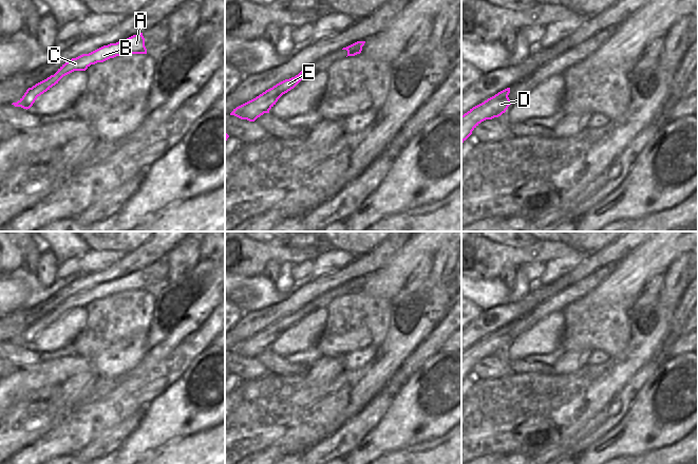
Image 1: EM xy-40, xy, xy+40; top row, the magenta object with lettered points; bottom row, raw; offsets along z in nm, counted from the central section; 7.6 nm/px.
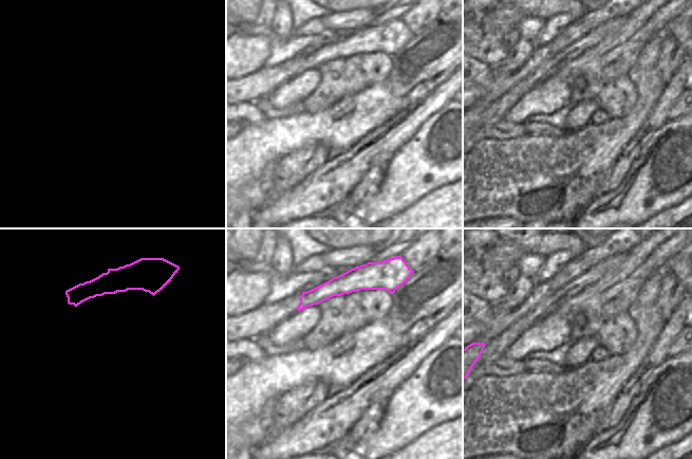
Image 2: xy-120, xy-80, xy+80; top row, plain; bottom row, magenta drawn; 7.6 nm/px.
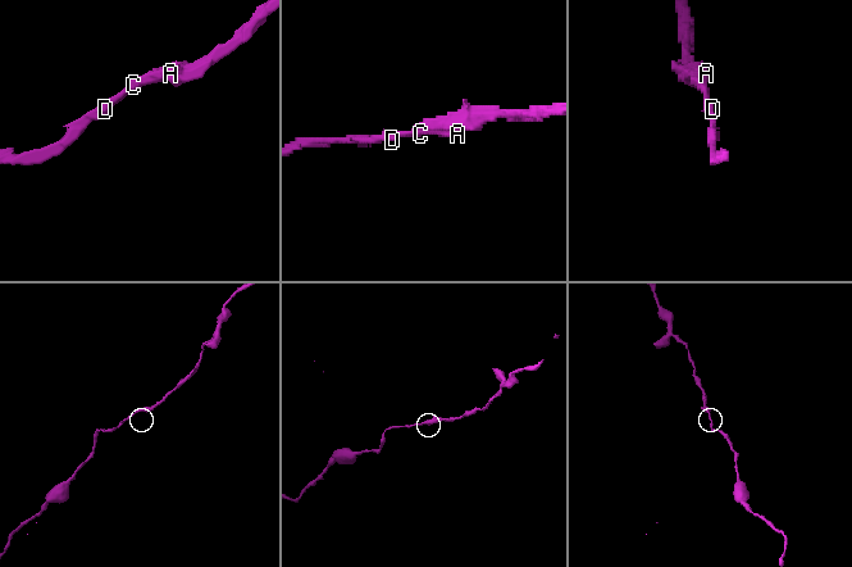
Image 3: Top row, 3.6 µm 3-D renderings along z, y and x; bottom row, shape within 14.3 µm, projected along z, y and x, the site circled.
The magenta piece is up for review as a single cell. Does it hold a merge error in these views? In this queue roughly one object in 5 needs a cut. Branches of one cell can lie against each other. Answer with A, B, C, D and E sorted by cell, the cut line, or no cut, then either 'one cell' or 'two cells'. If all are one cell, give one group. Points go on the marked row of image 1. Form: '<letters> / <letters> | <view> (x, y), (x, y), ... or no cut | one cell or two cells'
A B C D E | no cut | one cell

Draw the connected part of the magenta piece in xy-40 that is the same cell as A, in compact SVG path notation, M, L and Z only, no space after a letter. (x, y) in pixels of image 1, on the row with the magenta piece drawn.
M143 33L133 35L116 43L103 45L89 54L82 54L76 58L72 58L62 64L54 75L29 88L24 95L12 105L27 110L33 106L38 96L58 83L63 76L74 71L86 71L91 64L103 62L110 58L125 54L147 54Z

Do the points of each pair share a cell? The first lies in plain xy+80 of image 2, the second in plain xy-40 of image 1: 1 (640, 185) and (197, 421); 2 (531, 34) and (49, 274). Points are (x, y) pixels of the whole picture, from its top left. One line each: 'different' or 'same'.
1: same
2: different

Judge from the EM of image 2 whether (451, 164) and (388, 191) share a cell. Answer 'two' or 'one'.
one

